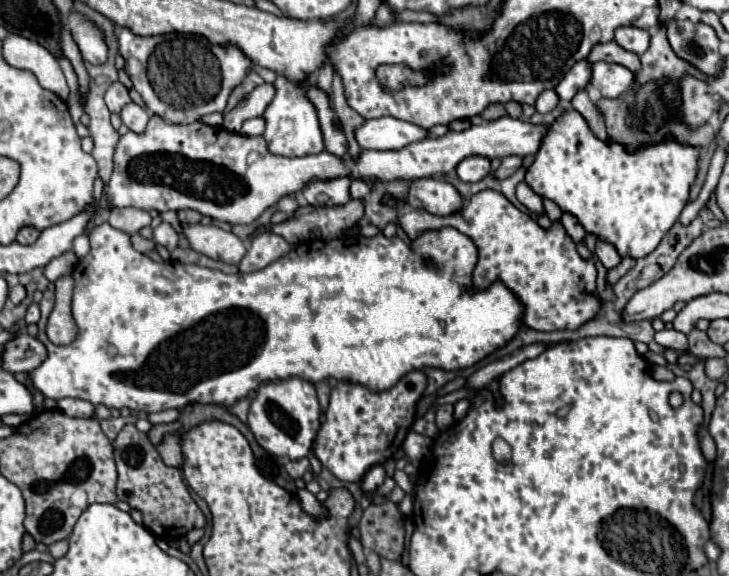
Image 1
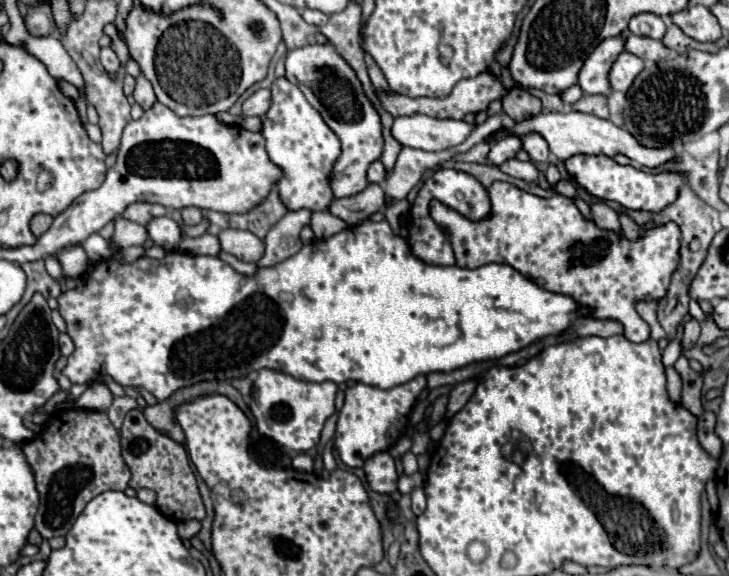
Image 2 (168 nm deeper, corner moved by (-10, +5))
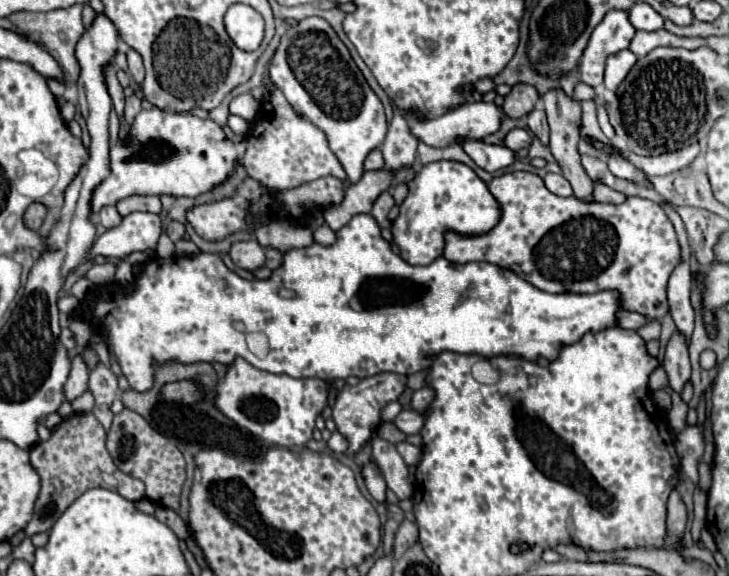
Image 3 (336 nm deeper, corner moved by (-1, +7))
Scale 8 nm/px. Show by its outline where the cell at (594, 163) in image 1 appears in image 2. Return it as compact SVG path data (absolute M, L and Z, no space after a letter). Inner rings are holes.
M572 156L566 160L566 170L580 186L584 186L592 196L600 200L616 200L630 210L662 210L676 200L684 176L676 172L650 174L636 170L632 166L620 166L608 156Z

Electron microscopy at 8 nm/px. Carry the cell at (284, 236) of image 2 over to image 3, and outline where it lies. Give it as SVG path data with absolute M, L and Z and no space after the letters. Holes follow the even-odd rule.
M265 248L265 256L267 256L265 266L267 266L269 270L275 270L275 268L279 268L279 266L281 266L283 254L281 254L279 250L275 250L275 248Z

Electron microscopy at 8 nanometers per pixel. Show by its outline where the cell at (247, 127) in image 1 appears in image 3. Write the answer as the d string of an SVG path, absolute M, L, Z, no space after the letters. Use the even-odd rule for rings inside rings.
M229 116L227 126L235 132L235 134L247 134L249 132L249 122L241 116Z

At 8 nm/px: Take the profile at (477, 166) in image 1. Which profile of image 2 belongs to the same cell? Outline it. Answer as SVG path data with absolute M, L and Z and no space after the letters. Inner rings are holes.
M508 134L508 136L504 136L504 138L500 138L500 140L496 140L496 142L492 144L492 150L490 150L490 154L488 154L488 162L500 166L504 160L514 158L520 148L522 148L520 136Z

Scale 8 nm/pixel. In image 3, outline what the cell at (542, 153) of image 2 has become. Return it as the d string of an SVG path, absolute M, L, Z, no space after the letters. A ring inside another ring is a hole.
M533 110L527 116L527 128L535 138L539 138L539 142L543 146L549 142L549 126L547 126L547 118L545 118L543 110Z

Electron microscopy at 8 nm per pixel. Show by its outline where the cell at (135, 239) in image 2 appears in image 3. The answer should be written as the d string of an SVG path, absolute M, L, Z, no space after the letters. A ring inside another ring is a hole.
M107 206L107 208L103 208L101 212L99 212L99 222L105 226L105 228L115 228L115 226L119 226L121 224L121 216L119 216L119 212L115 210L115 206Z

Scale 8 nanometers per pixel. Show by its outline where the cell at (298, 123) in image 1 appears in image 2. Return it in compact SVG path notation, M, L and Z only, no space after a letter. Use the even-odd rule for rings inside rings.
M278 78L272 84L272 106L262 124L262 136L266 140L268 158L282 170L282 176L276 182L282 204L288 210L328 210L328 204L334 200L328 176L332 174L332 164L340 156L338 136L320 120L320 114L304 100L304 94L298 86L286 78Z

